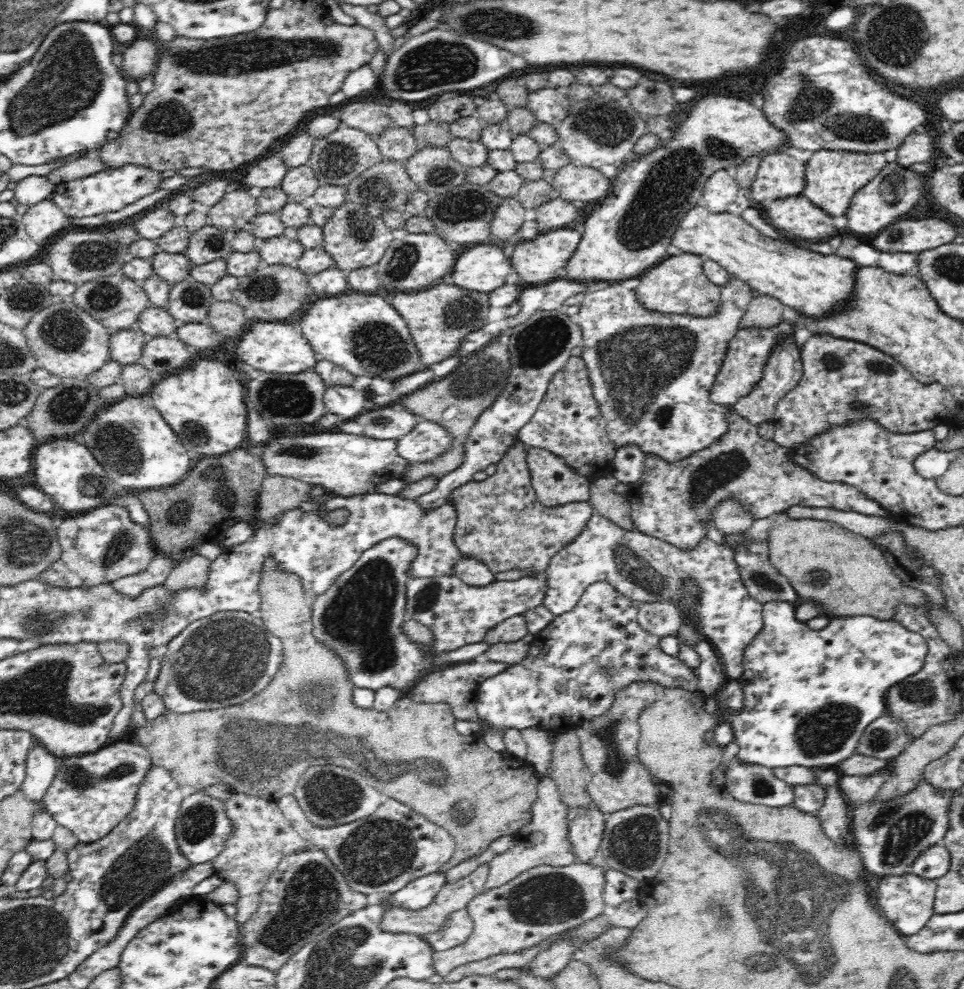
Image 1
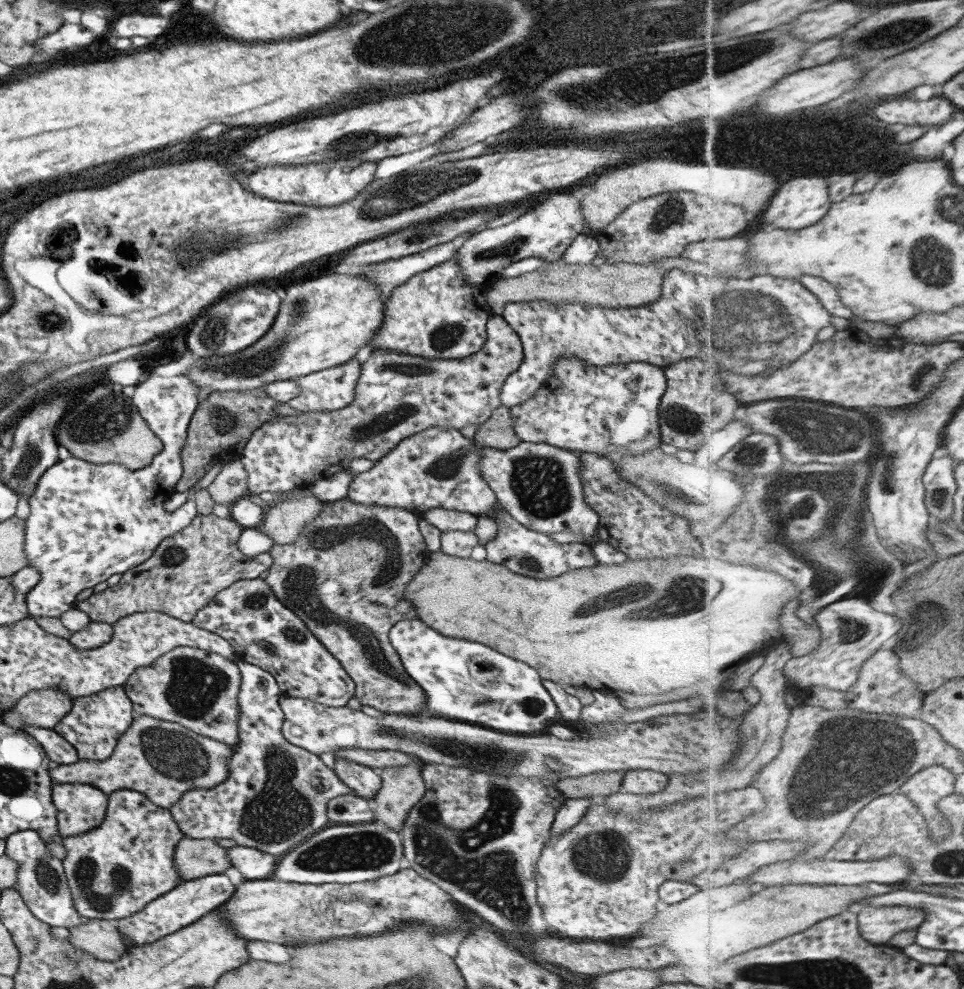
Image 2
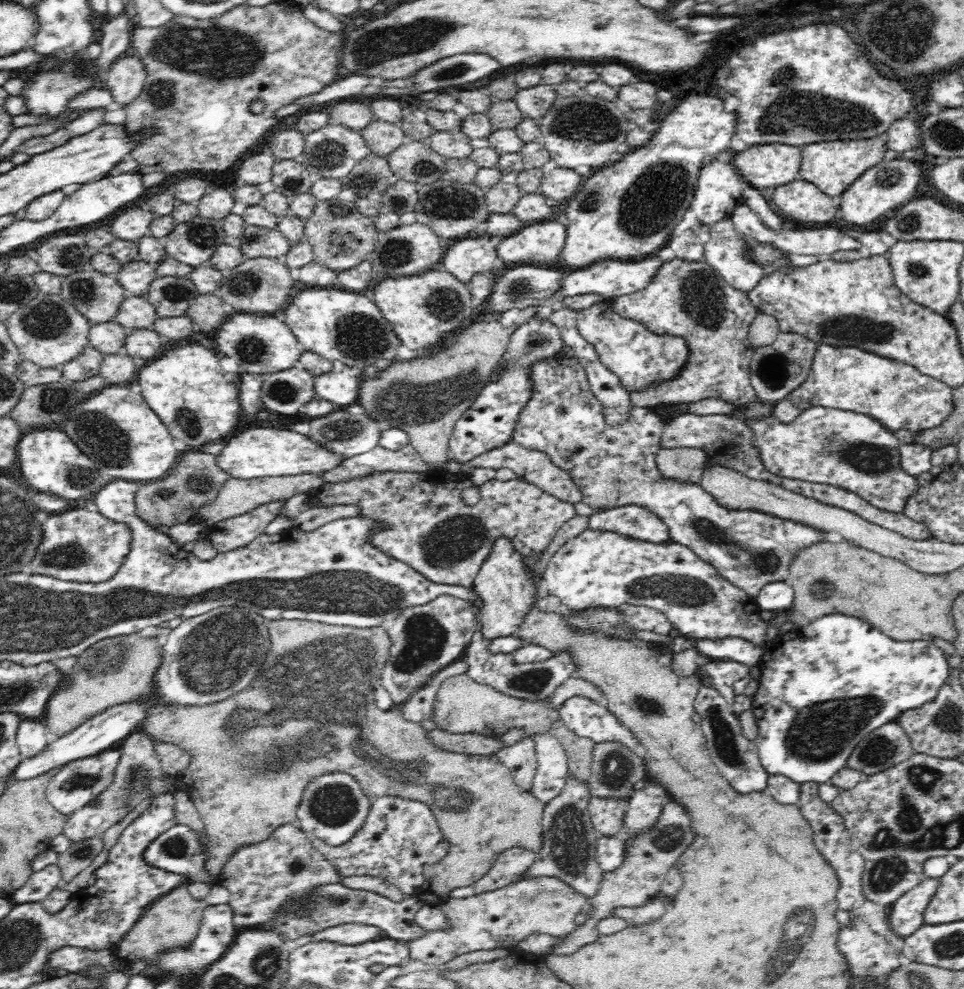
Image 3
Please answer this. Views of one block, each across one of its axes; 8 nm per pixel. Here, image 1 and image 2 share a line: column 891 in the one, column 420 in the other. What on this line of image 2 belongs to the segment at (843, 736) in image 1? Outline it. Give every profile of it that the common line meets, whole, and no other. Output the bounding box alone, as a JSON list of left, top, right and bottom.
[388,619,557,734]

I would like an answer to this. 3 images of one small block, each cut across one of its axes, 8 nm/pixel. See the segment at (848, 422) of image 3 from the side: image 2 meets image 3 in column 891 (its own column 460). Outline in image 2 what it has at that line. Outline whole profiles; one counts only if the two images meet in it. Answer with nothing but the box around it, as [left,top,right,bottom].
[346,425,496,518]

